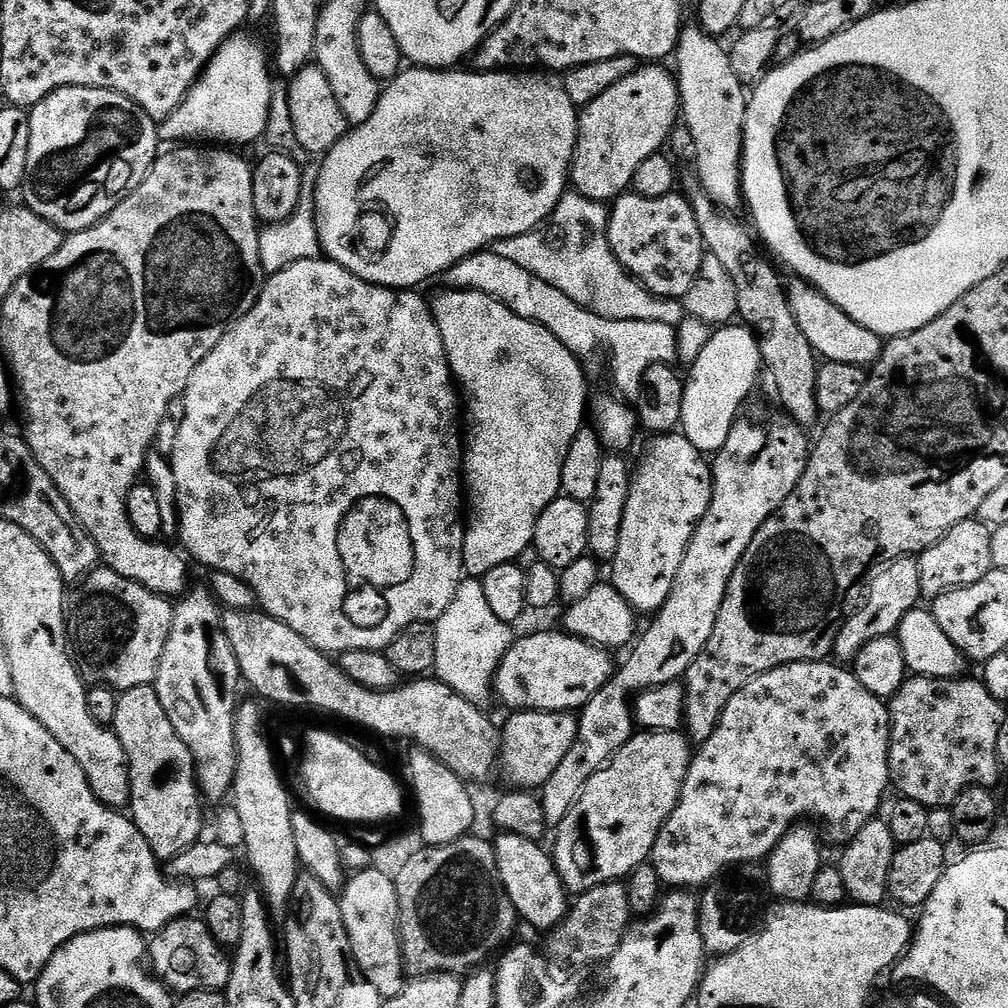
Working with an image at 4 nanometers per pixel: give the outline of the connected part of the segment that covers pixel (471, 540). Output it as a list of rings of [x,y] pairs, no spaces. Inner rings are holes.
[[[444,290],[444,293],[430,304],[432,317],[438,326],[438,334],[442,334],[442,346],[446,350],[446,358],[448,364],[452,367],[453,377],[459,381],[458,388],[462,393],[462,404],[466,409],[466,443],[462,448],[462,488],[466,493],[466,527],[464,529],[464,571],[469,577],[483,578],[490,570],[494,570],[494,566],[502,566],[503,564],[511,564],[521,554],[522,550],[534,544],[536,538],[536,523],[542,514],[542,510],[546,510],[546,506],[550,506],[550,502],[554,502],[556,497],[561,495],[562,489],[562,462],[566,462],[566,454],[570,450],[570,442],[574,442],[574,438],[579,434],[581,428],[586,424],[586,409],[590,404],[590,395],[588,396],[588,384],[584,381],[584,368],[581,361],[570,350],[566,350],[566,346],[562,346],[562,342],[558,342],[558,338],[554,338],[554,334],[550,334],[550,330],[546,330],[546,326],[538,326],[534,322],[530,322],[526,318],[518,318],[518,314],[514,314],[514,310],[510,310],[506,306],[502,306],[502,302],[498,302],[494,298],[490,298],[481,292],[466,292],[463,290]]]

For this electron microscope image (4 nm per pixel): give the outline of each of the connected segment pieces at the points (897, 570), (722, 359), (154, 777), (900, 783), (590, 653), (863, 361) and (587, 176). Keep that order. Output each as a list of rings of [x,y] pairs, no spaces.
[[[903,556],[882,565],[878,571],[867,581],[868,597],[864,605],[856,613],[849,615],[840,626],[840,633],[836,639],[834,656],[837,661],[851,662],[856,659],[858,650],[866,646],[866,642],[874,642],[874,638],[891,636],[896,627],[921,603],[920,582],[918,572],[918,559]]]
[[[721,326],[711,333],[702,346],[698,358],[690,366],[692,372],[684,380],[684,397],[682,398],[682,418],[680,428],[682,434],[700,452],[705,454],[715,454],[726,446],[726,438],[730,434],[733,422],[741,415],[744,403],[748,400],[748,395],[752,392],[752,387],[756,384],[756,379],[762,376],[762,365],[760,363],[760,344],[756,340],[756,334],[747,326]]]
[[[152,684],[131,688],[129,692],[119,693],[119,697],[114,731],[128,759],[130,819],[138,826],[142,838],[146,838],[157,860],[167,862],[201,839],[200,831],[204,828],[203,806],[206,804],[196,782],[196,764],[192,761],[186,742],[178,738],[170,718],[166,718],[166,710],[162,710],[162,702],[158,702],[158,694]]]
[[[909,675],[900,689],[890,697],[888,704],[888,713],[890,714],[890,722],[892,723],[892,741],[890,742],[890,754],[888,761],[890,762],[890,774],[892,775],[890,784],[893,789],[900,791],[899,795],[906,800],[913,800],[927,808],[951,808],[952,803],[958,798],[958,794],[962,794],[962,790],[980,786],[982,788],[992,788],[995,780],[999,778],[1001,769],[998,767],[996,759],[996,739],[998,738],[998,730],[1004,719],[1006,712],[1003,712],[1001,701],[995,700],[990,694],[990,690],[986,690],[983,679],[968,680],[969,678],[961,678],[959,680],[947,680],[946,678],[926,678],[925,676]]]
[[[563,630],[557,632],[536,632],[533,636],[524,636],[513,643],[512,649],[500,660],[500,665],[496,671],[496,678],[494,681],[494,696],[495,699],[500,699],[502,703],[508,707],[512,712],[571,712],[575,713],[577,710],[584,707],[586,702],[590,702],[590,698],[594,698],[594,694],[598,694],[598,690],[602,690],[608,685],[608,681],[614,675],[614,663],[612,664],[613,653],[607,648],[600,648],[596,644],[592,644],[589,640],[583,640],[577,636],[570,636]]]
[[[801,280],[792,283],[794,284],[787,285],[786,291],[790,310],[794,314],[794,322],[802,329],[802,334],[806,334],[806,342],[810,342],[817,357],[827,362],[846,362],[850,366],[858,366],[862,369],[875,365],[885,345],[885,341],[878,333],[866,330],[858,322],[854,322],[817,288]]]
[[[648,62],[637,67],[626,78],[610,86],[598,98],[583,105],[578,112],[576,129],[576,149],[572,155],[570,184],[574,192],[586,199],[611,202],[623,196],[632,187],[634,173],[646,158],[657,155],[667,145],[668,136],[678,123],[680,112],[680,85],[675,75],[656,62]]]

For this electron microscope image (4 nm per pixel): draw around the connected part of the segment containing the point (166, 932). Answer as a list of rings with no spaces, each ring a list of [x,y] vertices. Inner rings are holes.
[[[200,918],[170,922],[151,937],[146,956],[150,964],[152,960],[152,975],[173,994],[220,992],[227,989],[230,982],[233,961],[228,960],[229,953],[214,939]]]

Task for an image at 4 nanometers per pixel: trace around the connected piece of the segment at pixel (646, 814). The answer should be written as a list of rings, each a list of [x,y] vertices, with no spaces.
[[[640,730],[628,739],[626,746],[622,746],[611,756],[604,768],[598,770],[594,778],[590,778],[590,782],[586,782],[570,814],[566,814],[566,818],[555,825],[556,841],[550,847],[552,860],[569,893],[579,894],[588,892],[599,884],[623,881],[639,864],[651,857],[654,842],[682,794],[693,755],[693,745],[681,731]]]

